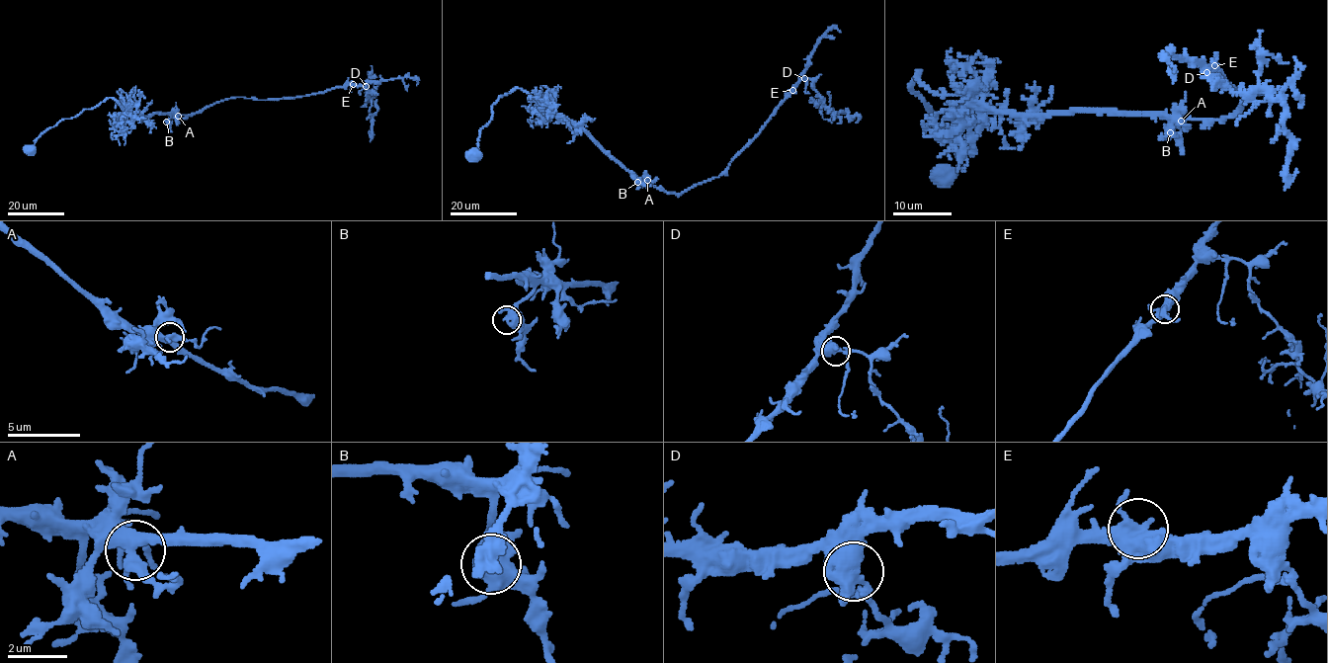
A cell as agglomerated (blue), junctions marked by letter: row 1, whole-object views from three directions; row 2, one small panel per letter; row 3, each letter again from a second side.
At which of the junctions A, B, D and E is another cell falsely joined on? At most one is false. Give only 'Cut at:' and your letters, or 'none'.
Cut at: none

